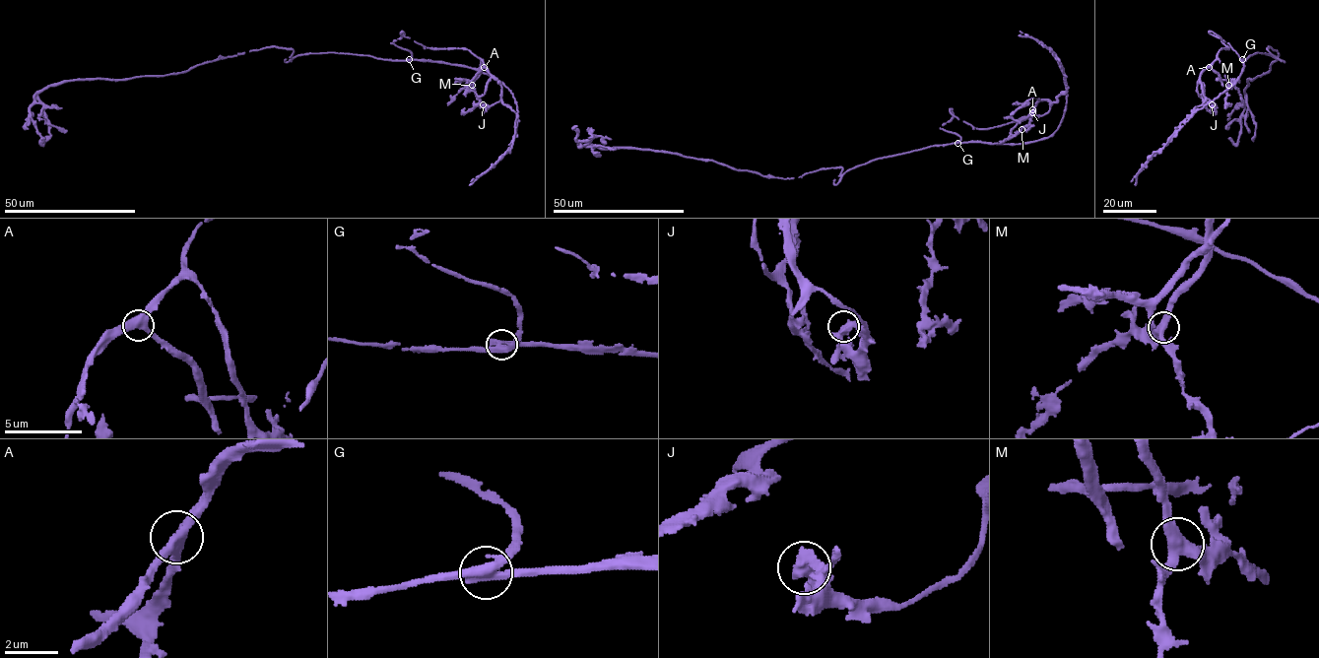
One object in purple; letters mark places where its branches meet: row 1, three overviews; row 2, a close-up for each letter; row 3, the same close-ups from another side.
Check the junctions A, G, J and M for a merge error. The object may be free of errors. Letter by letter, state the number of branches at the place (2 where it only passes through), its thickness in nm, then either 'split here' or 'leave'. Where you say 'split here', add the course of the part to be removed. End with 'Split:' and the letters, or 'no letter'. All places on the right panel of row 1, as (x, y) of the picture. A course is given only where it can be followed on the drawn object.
A: 3 branches meet; 380 nm thick; leave
G: 3 branches meet; 400 nm thick; split here; foreign part runs (1242, 60), (1242, 72), (1236, 82), (1189, 114), (1131, 181)
J: 3 branches meet; 400 nm thick; leave
M: 3 branches meet; 400 nm thick; leave
Split: G

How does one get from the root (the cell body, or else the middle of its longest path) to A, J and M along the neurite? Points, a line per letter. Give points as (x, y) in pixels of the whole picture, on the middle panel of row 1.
A: (877, 159), (935, 145), (1046, 138), (1061, 122), (1067, 94), (1051, 104), (1040, 99), (1032, 109)
J: (877, 159), (935, 145), (1020, 144), (1046, 138), (1061, 122), (1067, 94), (1061, 94), (1042, 115), (1032, 112)
M: (877, 159), (935, 145), (1046, 138), (1061, 122), (1067, 94), (1051, 104), (1039, 100), (1022, 128)

